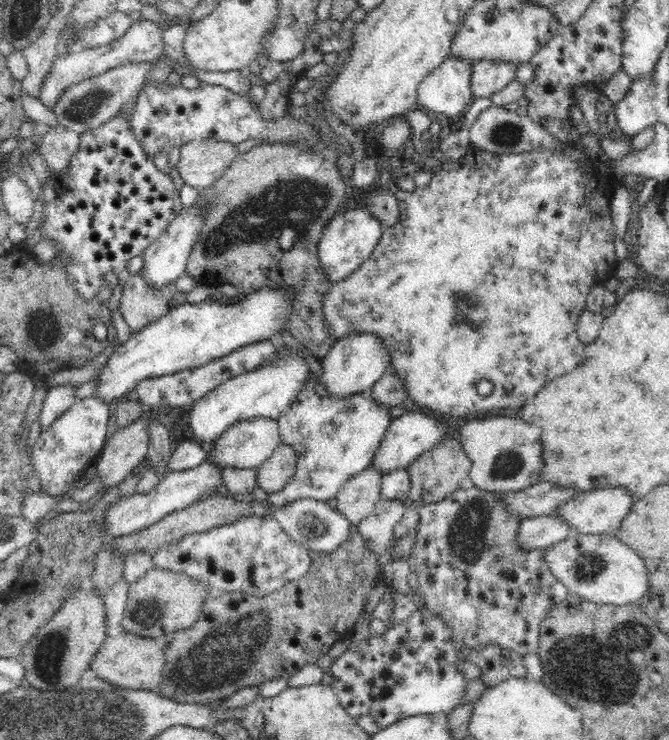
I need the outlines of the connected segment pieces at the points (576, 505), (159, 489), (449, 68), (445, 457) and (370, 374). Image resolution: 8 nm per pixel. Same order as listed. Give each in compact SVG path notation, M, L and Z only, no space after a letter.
M610 486L610 488L598 488L589 492L576 493L562 506L557 508L557 516L563 518L569 526L569 530L576 530L582 534L610 534L616 536L622 521L631 509L634 496L623 486Z
M204 461L197 468L171 472L150 492L144 494L135 492L132 496L116 501L116 504L107 510L103 518L106 536L108 539L116 538L116 536L130 536L130 534L140 532L140 530L154 524L166 514L172 514L176 510L198 502L209 492L214 492L223 480L223 474L220 474L219 469L220 467L214 466L210 461Z
M450 57L444 60L431 74L420 83L417 90L416 107L424 110L427 114L444 114L448 118L458 118L473 103L473 92L471 91L471 76L473 64L468 59Z
M444 438L427 453L421 454L420 458L417 458L408 467L411 483L408 503L420 508L426 504L434 504L434 502L444 500L452 492L458 490L460 483L470 476L471 466L472 462L465 454L462 443L456 439Z
M365 332L350 334L350 336L334 341L329 353L322 357L320 362L322 373L317 375L319 381L322 382L329 396L335 398L346 398L346 396L362 394L362 392L368 394L373 384L378 382L390 367L389 352L381 338Z

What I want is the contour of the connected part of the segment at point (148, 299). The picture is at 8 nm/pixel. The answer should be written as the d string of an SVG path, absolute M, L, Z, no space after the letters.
M143 265L138 273L126 275L119 309L132 333L140 332L145 326L168 314L172 296L178 292L176 281L166 288L152 288L143 277Z

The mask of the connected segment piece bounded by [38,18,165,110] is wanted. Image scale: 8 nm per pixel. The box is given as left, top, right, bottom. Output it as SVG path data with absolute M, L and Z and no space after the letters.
M140 18L139 21L132 22L132 26L122 36L112 40L108 45L74 50L72 53L58 56L54 60L54 64L52 64L50 74L44 79L40 94L38 95L38 102L42 103L46 108L53 110L54 104L58 102L58 98L64 94L64 91L83 80L99 76L108 70L113 70L129 63L155 64L165 51L162 40L163 32L158 27L158 23L159 21L153 22Z

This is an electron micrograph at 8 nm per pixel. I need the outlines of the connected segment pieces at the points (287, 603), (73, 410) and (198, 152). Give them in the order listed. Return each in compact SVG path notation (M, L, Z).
M351 525L349 538L332 553L315 554L311 558L308 574L298 580L287 582L282 588L270 592L262 597L250 598L247 592L234 591L209 595L204 599L202 610L197 621L187 629L177 630L170 633L166 638L162 638L162 647L165 654L165 665L163 668L163 681L158 692L176 702L184 702L198 705L208 705L210 700L219 700L232 696L235 692L242 688L258 687L264 682L272 680L276 677L288 678L298 672L305 664L317 664L318 658L328 654L334 642L340 639L350 638L354 630L354 624L358 620L358 616L364 612L364 604L368 592L372 590L378 578L383 578L382 568L378 565L380 555L372 553L368 549L368 545L364 543L362 535L357 529L357 525Z
M82 398L66 410L48 431L41 432L33 447L31 463L41 481L42 490L52 496L60 496L69 490L81 473L93 466L106 446L106 432L112 412L113 408L101 398Z
M196 139L181 146L177 169L185 184L201 190L217 181L238 154L234 143Z

